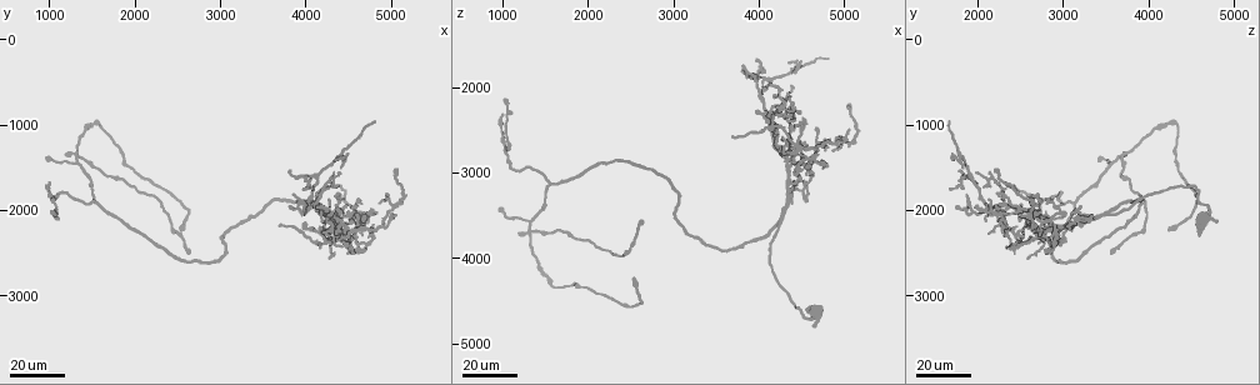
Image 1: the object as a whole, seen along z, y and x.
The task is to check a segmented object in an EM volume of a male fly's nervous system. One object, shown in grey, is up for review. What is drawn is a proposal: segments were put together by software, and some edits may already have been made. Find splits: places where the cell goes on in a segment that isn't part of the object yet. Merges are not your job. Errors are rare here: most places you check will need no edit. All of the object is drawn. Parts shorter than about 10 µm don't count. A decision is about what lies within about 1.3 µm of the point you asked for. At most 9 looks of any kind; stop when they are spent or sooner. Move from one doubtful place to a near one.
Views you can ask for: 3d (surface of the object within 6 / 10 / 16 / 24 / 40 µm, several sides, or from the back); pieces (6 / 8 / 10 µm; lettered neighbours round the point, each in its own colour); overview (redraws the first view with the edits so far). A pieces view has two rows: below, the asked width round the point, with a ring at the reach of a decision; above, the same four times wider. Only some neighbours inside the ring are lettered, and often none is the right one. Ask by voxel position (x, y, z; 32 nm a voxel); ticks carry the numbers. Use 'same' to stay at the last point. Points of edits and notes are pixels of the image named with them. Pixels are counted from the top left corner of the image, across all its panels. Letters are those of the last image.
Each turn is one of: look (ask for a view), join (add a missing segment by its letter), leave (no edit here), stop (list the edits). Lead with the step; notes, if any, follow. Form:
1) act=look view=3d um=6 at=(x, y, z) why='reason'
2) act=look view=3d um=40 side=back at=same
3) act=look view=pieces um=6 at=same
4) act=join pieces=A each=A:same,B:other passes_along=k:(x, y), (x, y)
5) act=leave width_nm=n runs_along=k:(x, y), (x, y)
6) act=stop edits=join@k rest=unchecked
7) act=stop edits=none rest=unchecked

act=look view=3d um=24 at=(3650, 2200, 2600) why='end of a long branch'

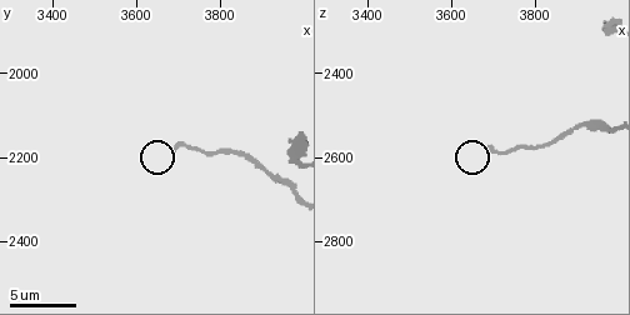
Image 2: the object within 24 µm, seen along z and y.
act=look view=pieces um=8 at=(3685, 2190, 2575)

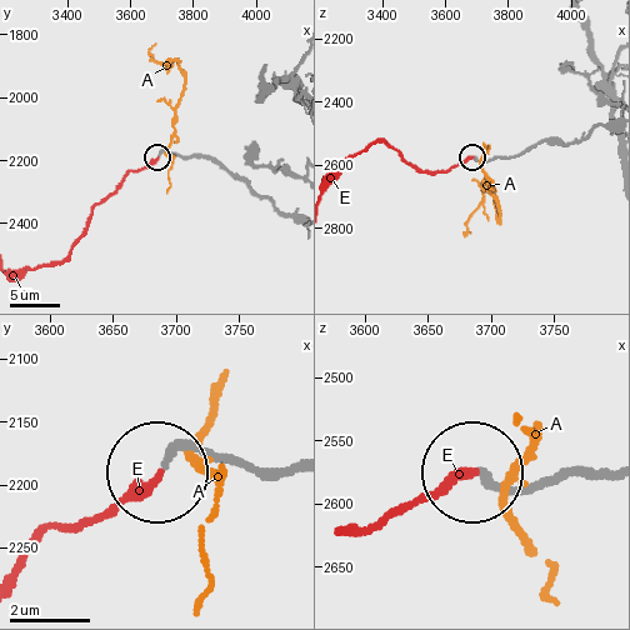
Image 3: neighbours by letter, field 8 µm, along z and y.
act=join pieces=E each=A:other,E:same passes_along=3:(500, 155), (418, 170), (385, 143), (354, 155) found='it goes on there'

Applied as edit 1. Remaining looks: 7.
act=look view=overview

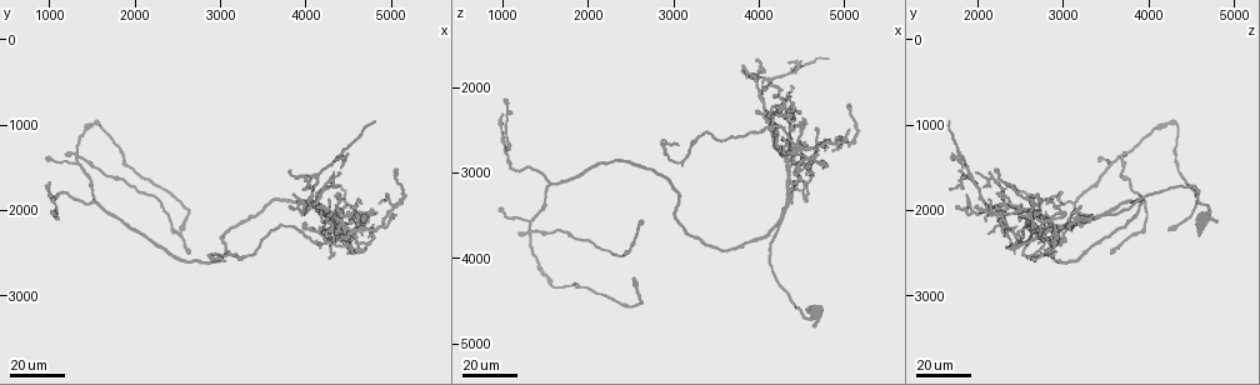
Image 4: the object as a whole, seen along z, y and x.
act=look view=3d um=40 at=(5050, 2050, 2500) why='free end'

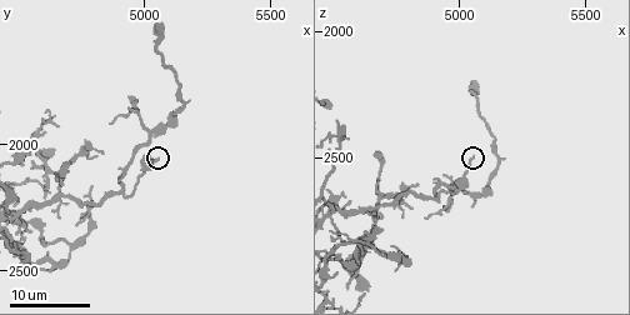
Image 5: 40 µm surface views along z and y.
act=look view=pieces um=6 at=(5050, 2070, 2500)

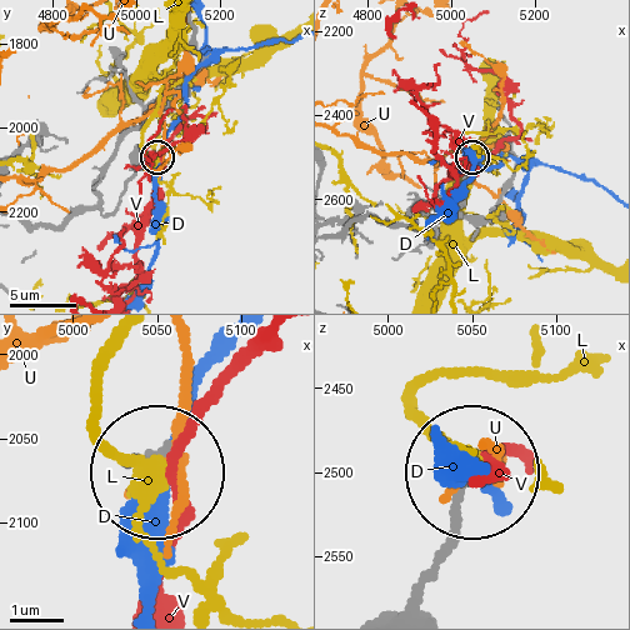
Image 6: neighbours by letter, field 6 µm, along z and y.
act=leave each=D:other,L:other,U:other,V:other found='none of them fits'

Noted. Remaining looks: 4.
act=look view=3d um=24 at=(4350, 1700, 2050) why='free end'

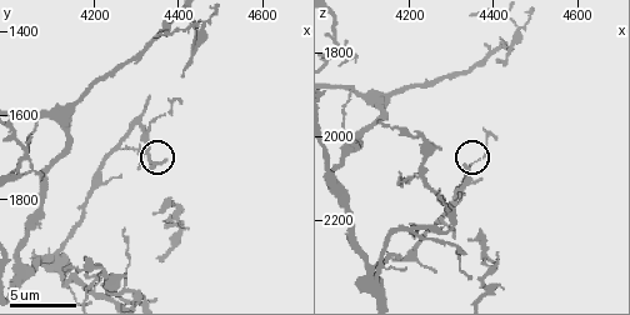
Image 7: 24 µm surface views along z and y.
act=look view=pieces um=8 at=(4340, 1725, 2075)

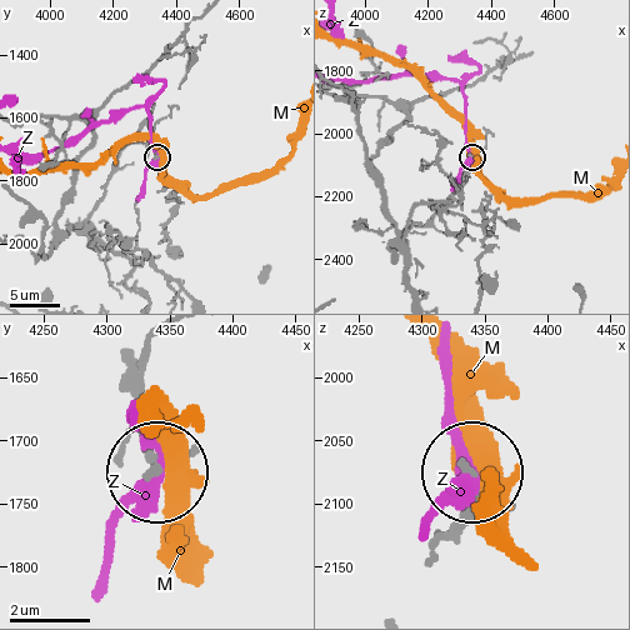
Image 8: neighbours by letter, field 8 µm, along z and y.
act=leave width_nm=170 each=M:other,Z:other runs_along=8:(124, 373), (154, 470) found='no lettered segment goes on from it'

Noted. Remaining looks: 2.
act=look view=3d um=40 at=(4800, 950, 1650) why='branch stops here'

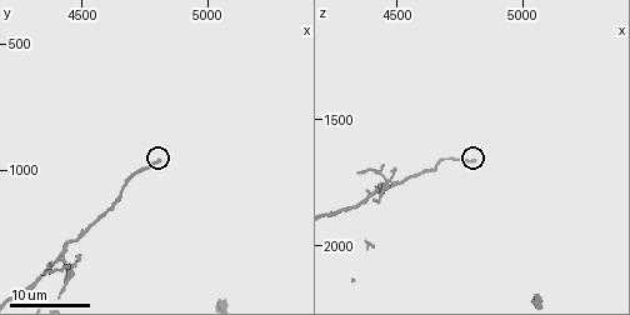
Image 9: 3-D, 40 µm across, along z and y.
act=look view=pieces um=6 at=(4800, 960, 1660)

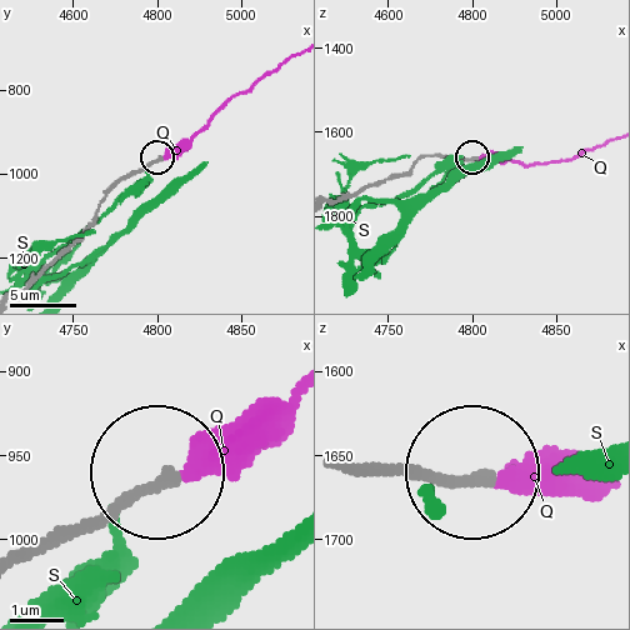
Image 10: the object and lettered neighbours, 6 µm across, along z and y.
act=join pieces=Q each=Q:same,S:other found='the cell continues'

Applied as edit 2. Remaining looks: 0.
act=stop edits=join@3,join@10 rest=unchecked

